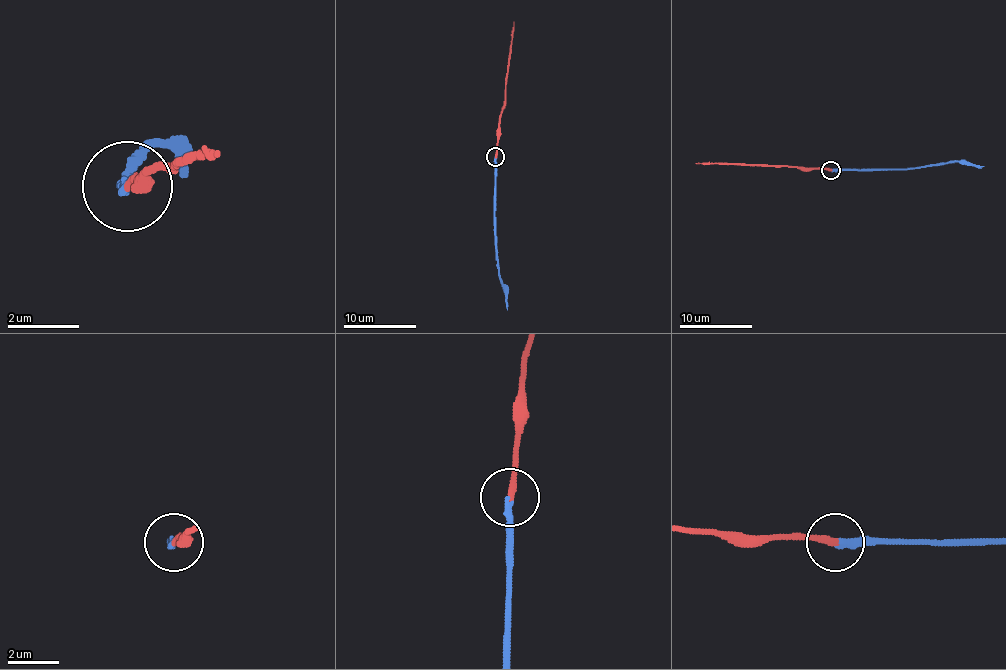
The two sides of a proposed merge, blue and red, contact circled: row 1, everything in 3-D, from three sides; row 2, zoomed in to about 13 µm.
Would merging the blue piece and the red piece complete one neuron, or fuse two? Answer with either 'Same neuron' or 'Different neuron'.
Same neuron

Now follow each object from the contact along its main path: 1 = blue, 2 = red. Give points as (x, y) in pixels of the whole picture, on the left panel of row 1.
1: (129, 188), (120, 179), (156, 143), (183, 170)
2: (129, 188), (219, 152)

